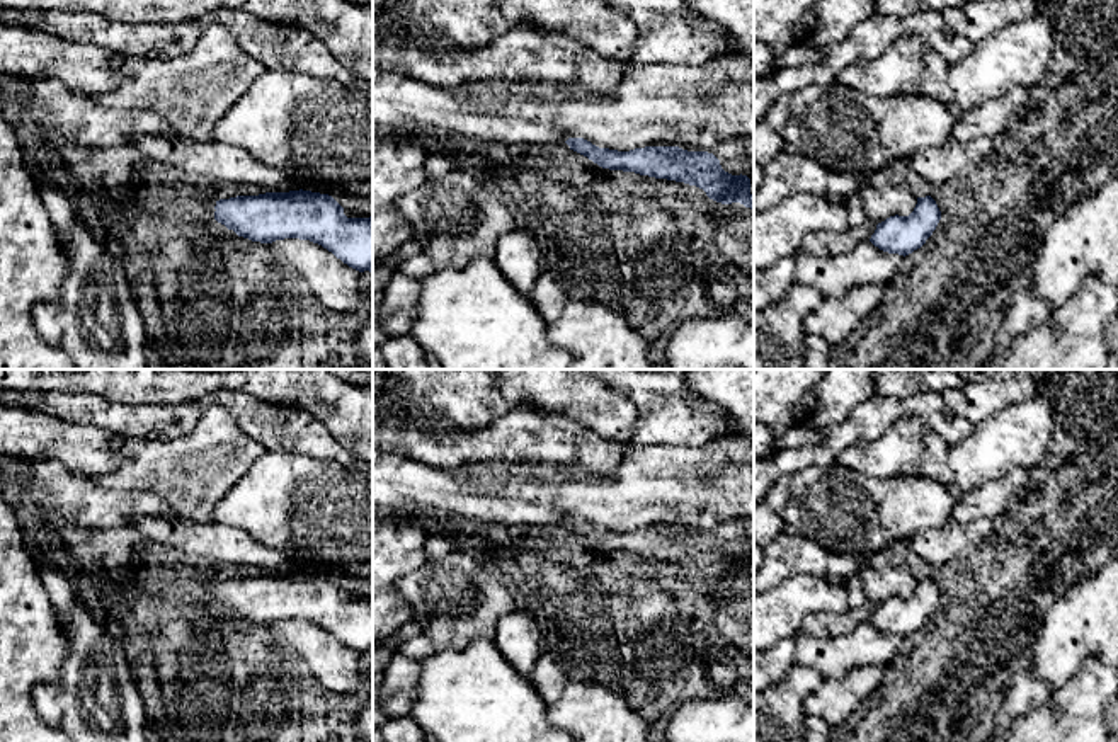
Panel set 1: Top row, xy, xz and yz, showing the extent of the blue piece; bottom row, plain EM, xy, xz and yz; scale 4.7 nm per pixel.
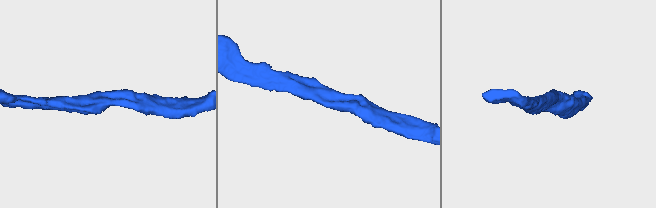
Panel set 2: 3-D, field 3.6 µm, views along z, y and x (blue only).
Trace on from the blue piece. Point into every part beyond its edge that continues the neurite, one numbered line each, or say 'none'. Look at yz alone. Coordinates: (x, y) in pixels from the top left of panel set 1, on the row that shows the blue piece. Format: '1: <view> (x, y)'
none

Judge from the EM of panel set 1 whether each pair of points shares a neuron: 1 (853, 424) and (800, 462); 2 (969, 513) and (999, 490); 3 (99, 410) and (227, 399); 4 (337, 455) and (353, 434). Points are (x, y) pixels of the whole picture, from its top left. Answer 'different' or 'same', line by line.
1: same
2: same
3: same
4: different

